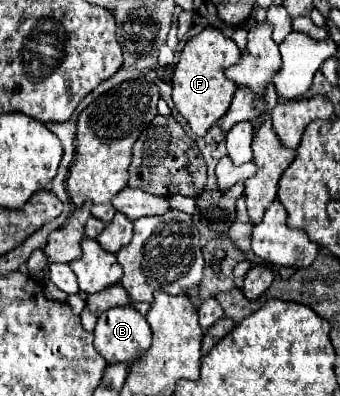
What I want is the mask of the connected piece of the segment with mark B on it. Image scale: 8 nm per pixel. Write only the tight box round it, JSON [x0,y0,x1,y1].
[94,306,152,364]

